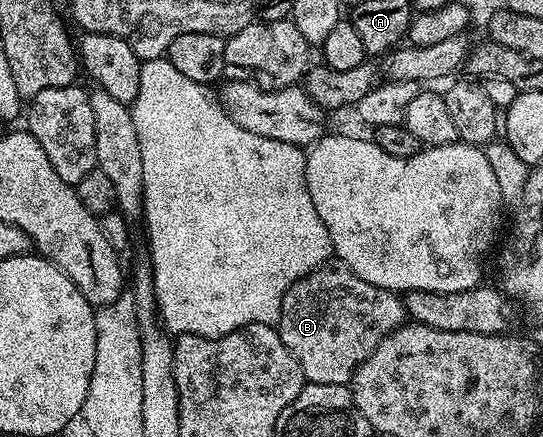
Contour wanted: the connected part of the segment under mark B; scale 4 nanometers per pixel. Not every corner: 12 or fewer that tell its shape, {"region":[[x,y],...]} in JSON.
{"region":[[339,263],[282,299],[305,382],[348,385],[405,324],[403,300]]}

